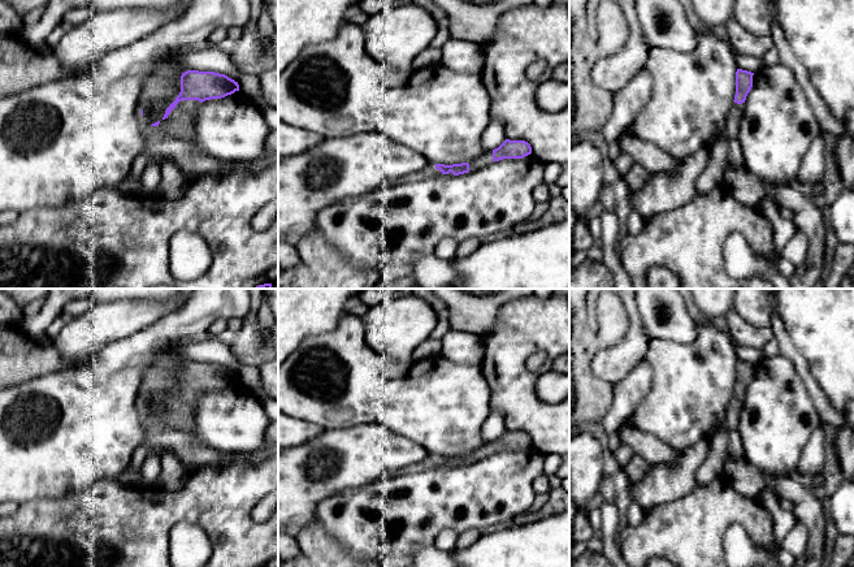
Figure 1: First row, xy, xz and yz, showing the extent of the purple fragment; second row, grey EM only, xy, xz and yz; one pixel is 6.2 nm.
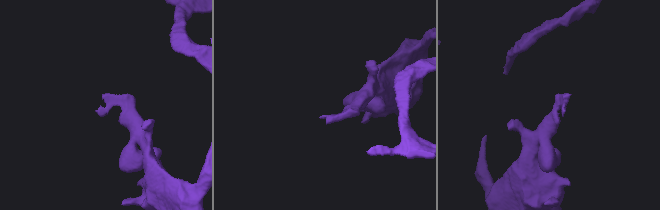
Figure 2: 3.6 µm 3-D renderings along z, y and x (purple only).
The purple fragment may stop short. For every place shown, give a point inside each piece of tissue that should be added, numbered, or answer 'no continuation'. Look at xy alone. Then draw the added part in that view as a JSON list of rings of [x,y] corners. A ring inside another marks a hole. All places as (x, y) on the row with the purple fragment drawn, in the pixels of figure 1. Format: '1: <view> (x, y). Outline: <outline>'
1: xy (180, 124). Outline: [[[182,100],[170,114],[159,124],[165,137],[174,137],[187,142],[195,142],[195,117],[200,107],[199,100]]]

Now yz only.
1: yz (733, 120). Outline: [[[733,103],[733,105],[731,107],[731,111],[727,117],[727,130],[725,130],[728,139],[738,139],[741,118],[744,116],[744,107],[745,103],[742,104]]]

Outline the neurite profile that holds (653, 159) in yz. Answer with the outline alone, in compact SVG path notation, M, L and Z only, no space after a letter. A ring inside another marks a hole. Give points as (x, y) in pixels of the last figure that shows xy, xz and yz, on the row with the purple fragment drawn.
M630 129L621 131L617 144L621 152L628 152L634 159L634 163L641 165L649 174L673 173L676 170L673 157L653 143L634 137Z

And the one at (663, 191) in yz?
M701 148L682 161L676 161L673 173L650 174L645 186L637 191L629 191L630 211L647 218L673 211L689 203L697 194L697 178L707 166L710 152Z

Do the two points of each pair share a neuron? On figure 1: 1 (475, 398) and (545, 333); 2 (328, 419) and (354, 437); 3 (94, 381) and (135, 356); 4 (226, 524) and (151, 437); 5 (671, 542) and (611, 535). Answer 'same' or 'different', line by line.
1: different
2: different
3: same
4: different
5: different

